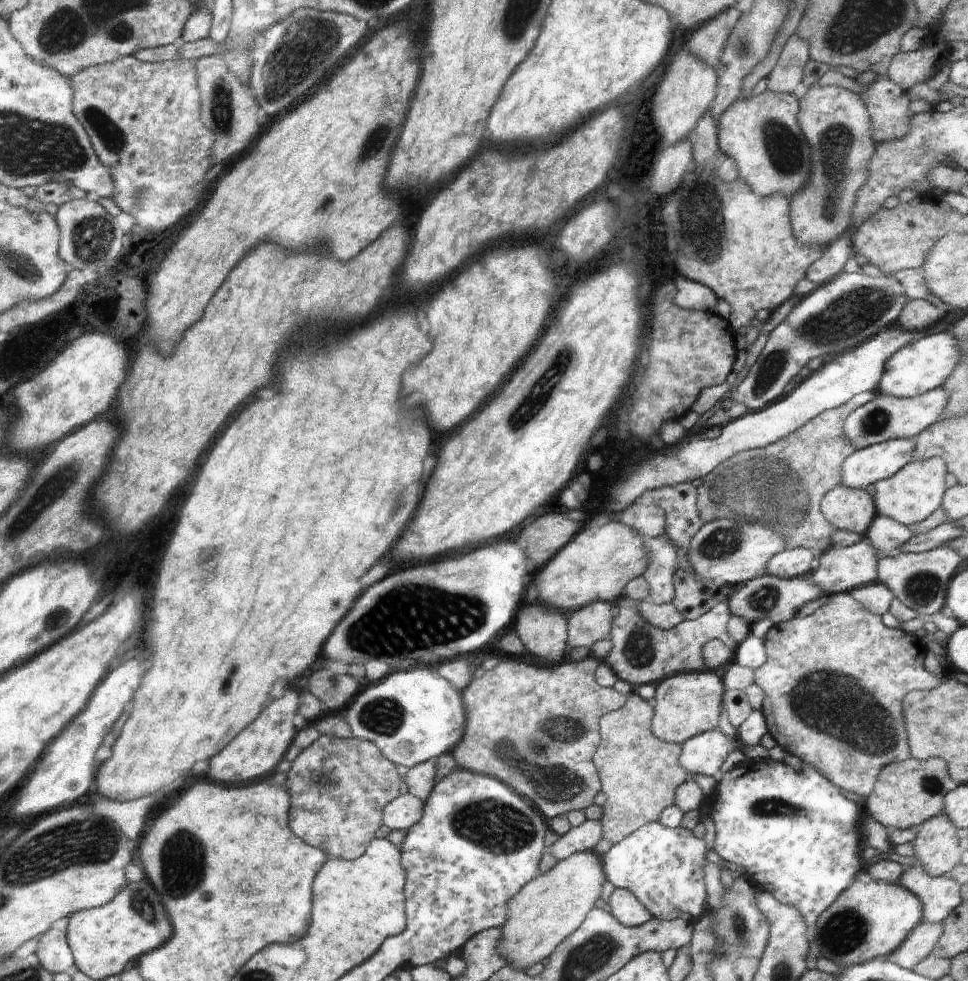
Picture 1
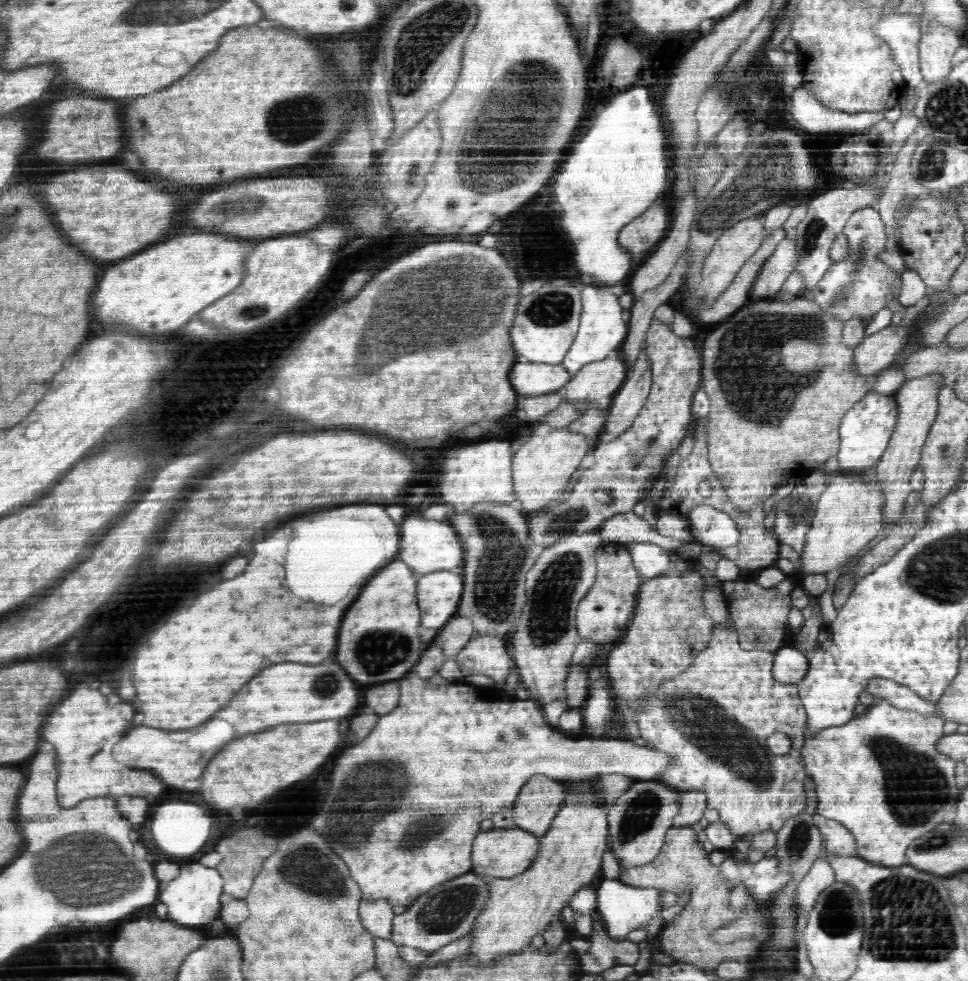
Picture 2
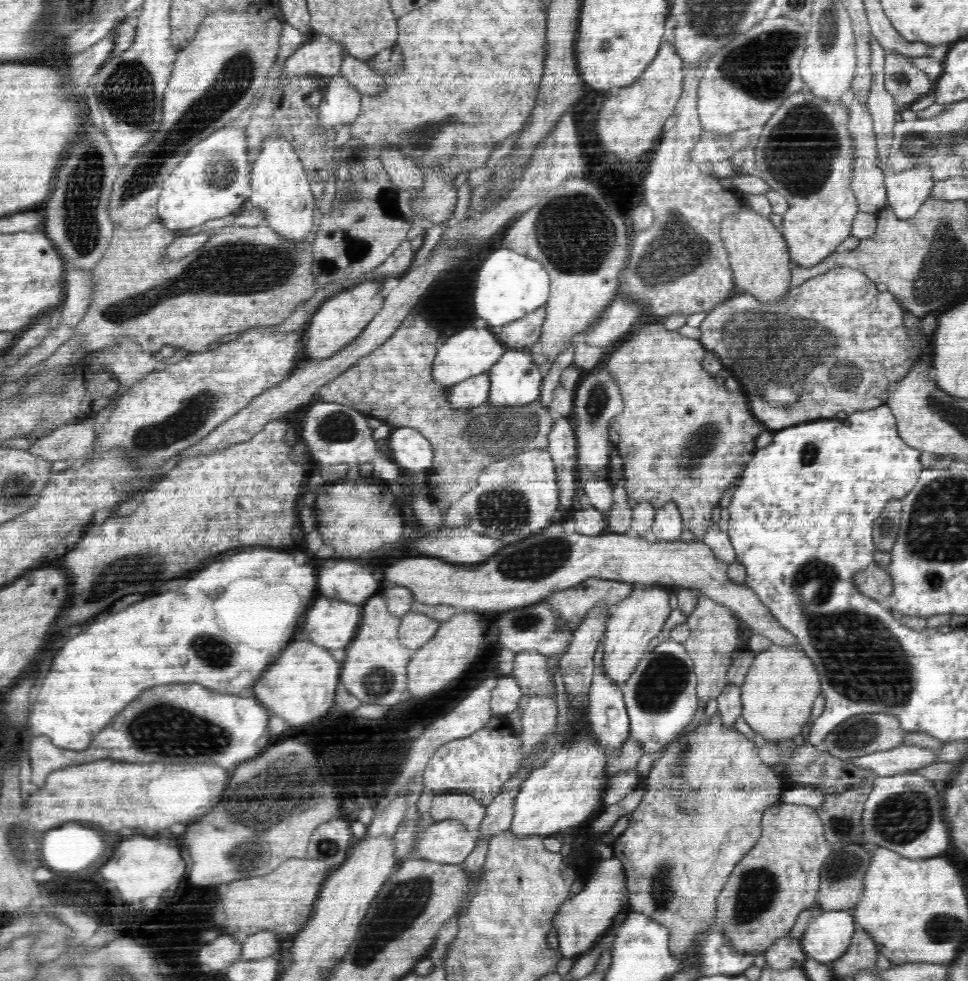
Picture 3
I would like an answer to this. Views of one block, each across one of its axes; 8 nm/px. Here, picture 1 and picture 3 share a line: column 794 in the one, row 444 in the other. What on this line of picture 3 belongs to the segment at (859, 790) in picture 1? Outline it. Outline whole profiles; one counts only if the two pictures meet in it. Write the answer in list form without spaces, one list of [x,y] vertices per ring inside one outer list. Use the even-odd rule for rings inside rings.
[[[650,323],[649,325],[643,325],[640,330],[637,330],[637,334],[632,335],[626,344],[623,343],[610,356],[607,364],[605,364],[606,369],[614,377],[614,381],[618,383],[618,390],[623,400],[622,414],[618,414],[618,416],[612,418],[611,427],[612,430],[616,430],[620,435],[618,452],[620,452],[620,458],[624,460],[623,486],[626,489],[627,496],[635,499],[638,503],[645,501],[646,503],[650,503],[654,507],[654,510],[662,508],[664,504],[676,503],[683,520],[683,526],[686,526],[694,534],[693,540],[703,540],[708,526],[712,523],[712,510],[714,510],[714,506],[721,502],[725,494],[724,492],[730,488],[732,480],[736,479],[736,474],[742,472],[740,466],[748,464],[750,458],[754,456],[754,452],[756,452],[756,438],[763,432],[766,432],[764,424],[760,423],[752,414],[744,391],[741,389],[734,392],[730,391],[725,385],[716,383],[714,377],[703,368],[702,360],[706,358],[706,352],[707,350],[704,349],[702,342],[699,340],[686,338],[677,330],[672,331],[661,323]]]

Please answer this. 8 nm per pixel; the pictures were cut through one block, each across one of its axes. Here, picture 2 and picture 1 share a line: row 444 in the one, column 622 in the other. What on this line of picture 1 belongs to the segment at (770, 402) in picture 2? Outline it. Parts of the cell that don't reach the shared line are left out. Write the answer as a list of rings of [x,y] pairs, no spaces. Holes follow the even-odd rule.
[[[634,690],[626,695],[628,700],[621,709],[606,713],[606,718],[602,718],[602,746],[598,746],[598,758],[594,758],[594,762],[598,762],[598,774],[602,774],[602,790],[608,796],[602,806],[603,838],[612,844],[624,840],[641,826],[658,821],[662,810],[675,804],[676,790],[691,778],[680,763],[684,747],[663,741],[653,733],[653,704],[637,695]]]

